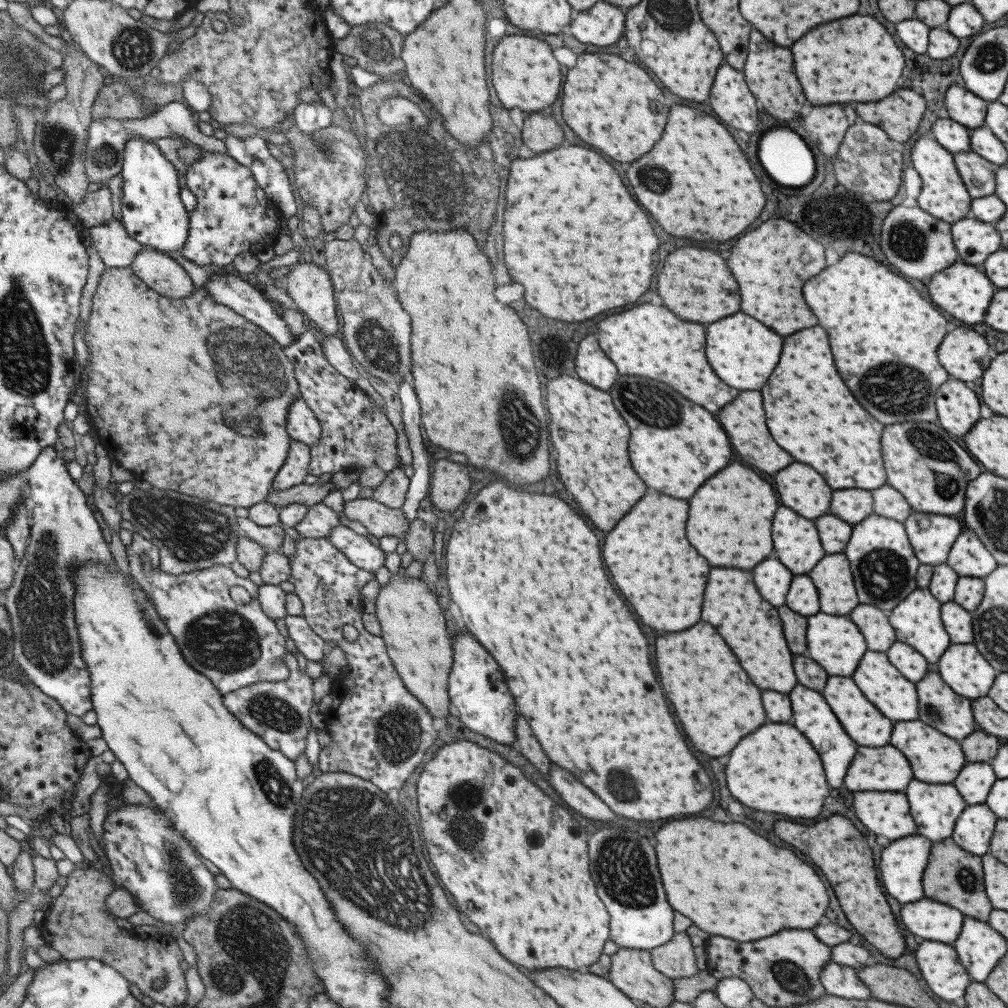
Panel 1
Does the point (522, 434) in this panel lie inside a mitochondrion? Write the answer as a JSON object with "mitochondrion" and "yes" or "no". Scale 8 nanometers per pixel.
{"mitochondrion":"yes"}

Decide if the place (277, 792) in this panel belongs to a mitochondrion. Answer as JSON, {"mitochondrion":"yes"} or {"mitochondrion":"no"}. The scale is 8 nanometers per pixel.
{"mitochondrion":"yes"}

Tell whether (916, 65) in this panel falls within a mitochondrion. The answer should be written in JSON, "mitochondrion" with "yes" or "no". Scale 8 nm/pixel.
{"mitochondrion":"no"}

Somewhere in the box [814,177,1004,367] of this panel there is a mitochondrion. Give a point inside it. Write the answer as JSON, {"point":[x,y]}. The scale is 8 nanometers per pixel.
{"point":[906,240]}

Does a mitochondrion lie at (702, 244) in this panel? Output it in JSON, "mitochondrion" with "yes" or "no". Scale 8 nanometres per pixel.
{"mitochondrion":"no"}

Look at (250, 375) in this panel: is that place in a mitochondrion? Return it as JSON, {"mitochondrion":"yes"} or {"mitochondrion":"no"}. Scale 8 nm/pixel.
{"mitochondrion":"yes"}

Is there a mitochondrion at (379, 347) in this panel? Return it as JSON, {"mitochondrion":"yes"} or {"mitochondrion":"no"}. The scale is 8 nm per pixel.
{"mitochondrion":"yes"}

